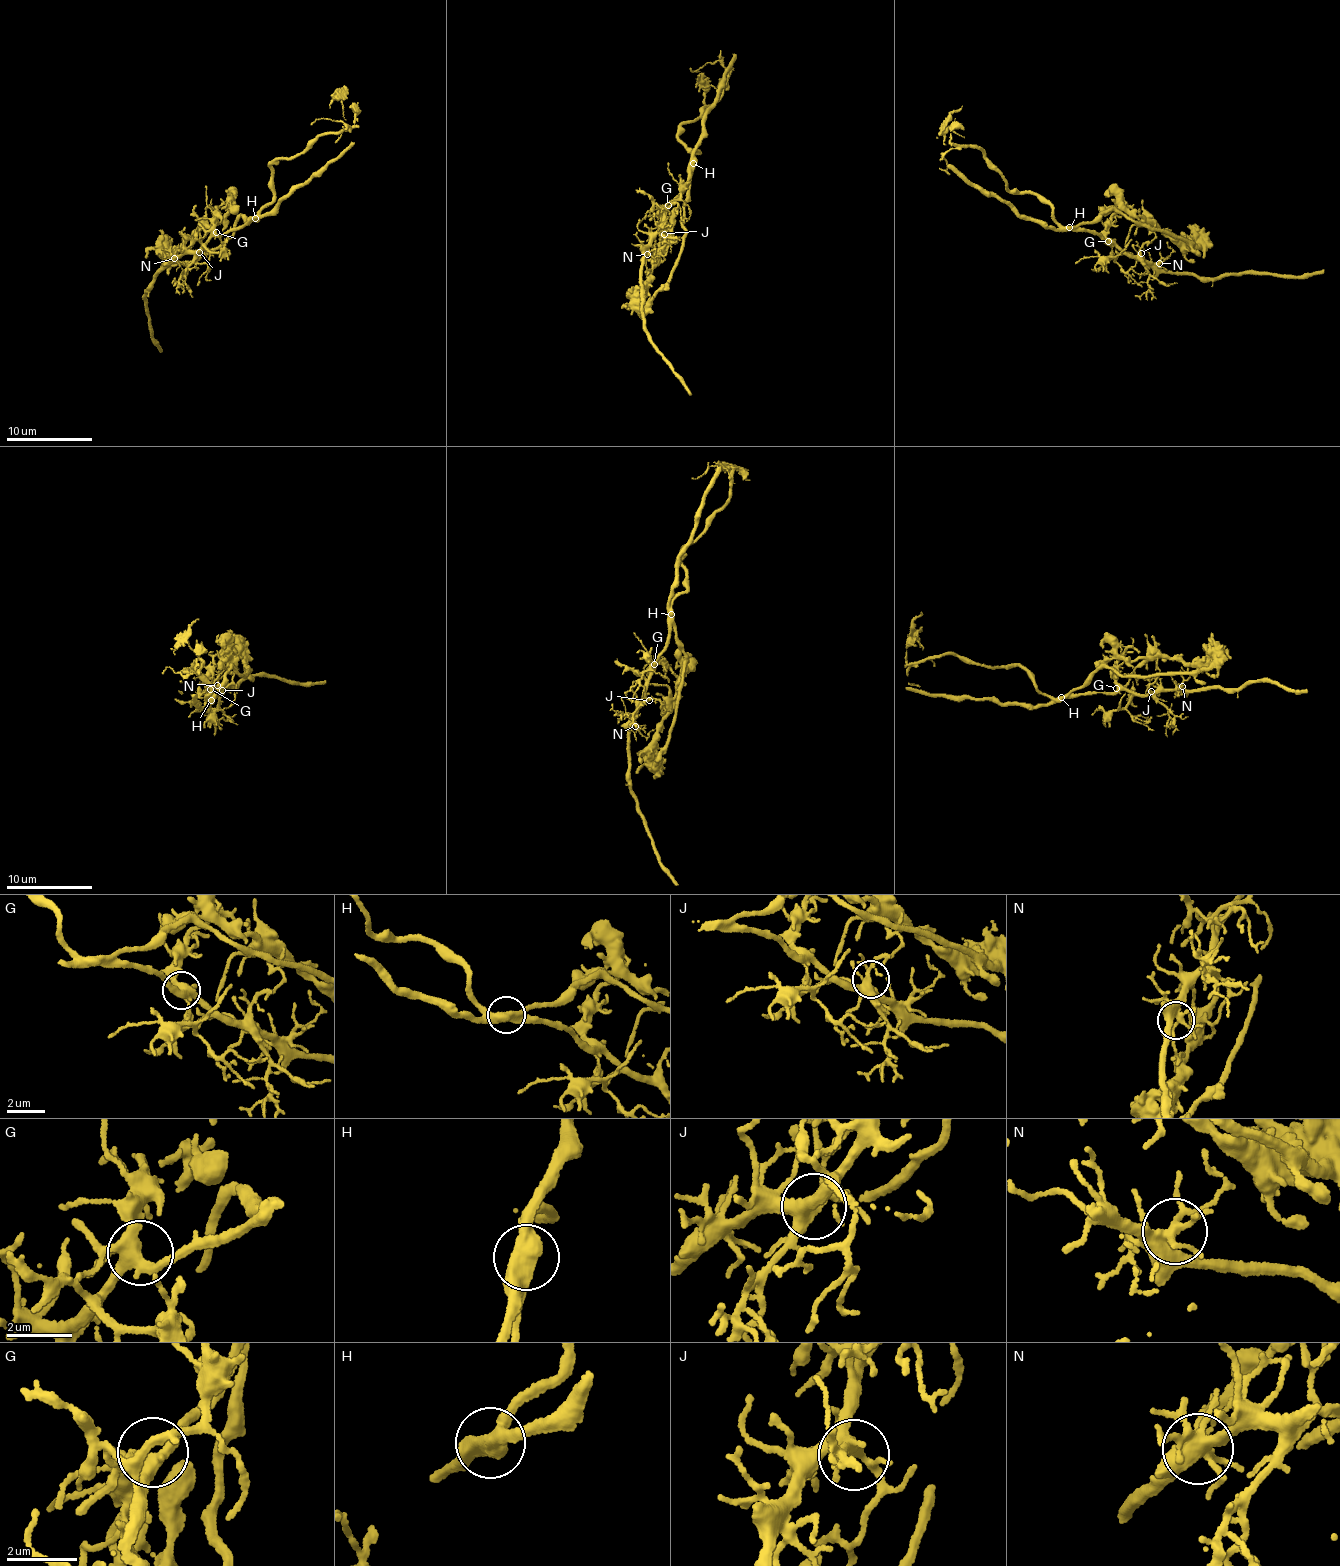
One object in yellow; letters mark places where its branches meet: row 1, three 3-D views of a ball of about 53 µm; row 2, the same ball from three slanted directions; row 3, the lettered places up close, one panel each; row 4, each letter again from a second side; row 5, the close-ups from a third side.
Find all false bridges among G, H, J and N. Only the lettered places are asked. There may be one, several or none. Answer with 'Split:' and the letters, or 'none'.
Split: H

